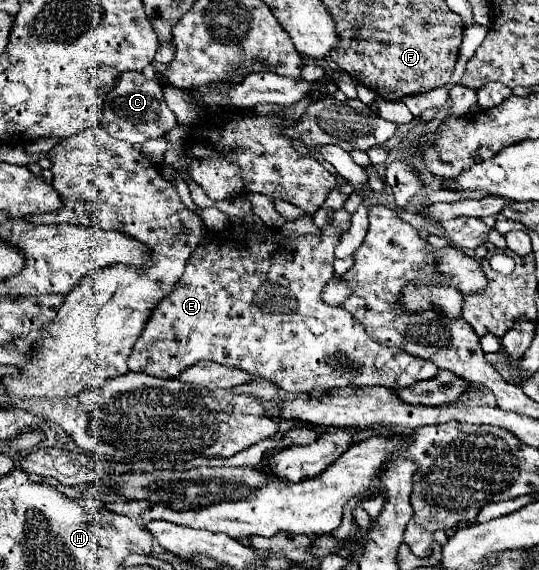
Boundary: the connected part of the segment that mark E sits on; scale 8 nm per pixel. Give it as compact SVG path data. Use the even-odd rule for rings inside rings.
M339 209L339 211L335 213L331 225L323 229L323 235L321 235L321 237L305 235L305 237L301 237L301 239L287 241L285 237L277 235L277 231L267 229L265 235L257 235L257 233L249 231L247 227L241 227L241 229L231 229L231 227L227 227L227 229L223 229L223 231L219 231L219 233L207 233L207 241L201 243L201 245L193 251L193 255L191 255L191 259L189 259L189 263L187 263L187 269L185 269L183 277L179 279L179 287L175 287L175 289L153 309L153 313L151 313L151 317L149 317L149 321L147 321L147 327L143 329L139 341L137 341L135 347L133 347L133 353L129 355L129 361L127 361L127 363L129 363L129 369L131 369L131 371L141 371L141 373L147 373L147 375L159 377L159 379L173 379L173 377L177 377L183 369L191 367L193 363L197 363L197 361L201 361L201 359L209 359L209 361L215 361L215 363L221 363L221 365L227 365L227 367L243 369L243 371L251 373L251 377L253 377L255 381L267 379L267 381L275 383L275 387L279 387L279 389L283 389L283 391L287 391L287 393L291 393L291 395L311 393L313 389L345 389L345 387L349 387L349 389L359 389L359 387L375 387L375 385L381 385L381 387L387 387L387 389L391 389L391 385L395 385L397 389L403 389L403 387L409 387L409 385L413 385L413 383L417 383L417 381L435 377L435 373L437 373L439 369L437 369L433 363L429 363L429 361L425 361L425 359L419 359L419 357L413 357L413 355L405 353L403 349L385 347L385 345L373 341L373 339L365 333L363 325L351 317L351 313L347 313L347 311L341 309L341 307L331 307L331 305L327 305L327 303L321 299L325 285L335 277L335 271L333 271L333 259L335 259L335 255L333 255L333 251L335 251L335 247L337 247L337 243L339 243L341 233L347 231L349 225L351 225L351 215L349 215L345 209Z

